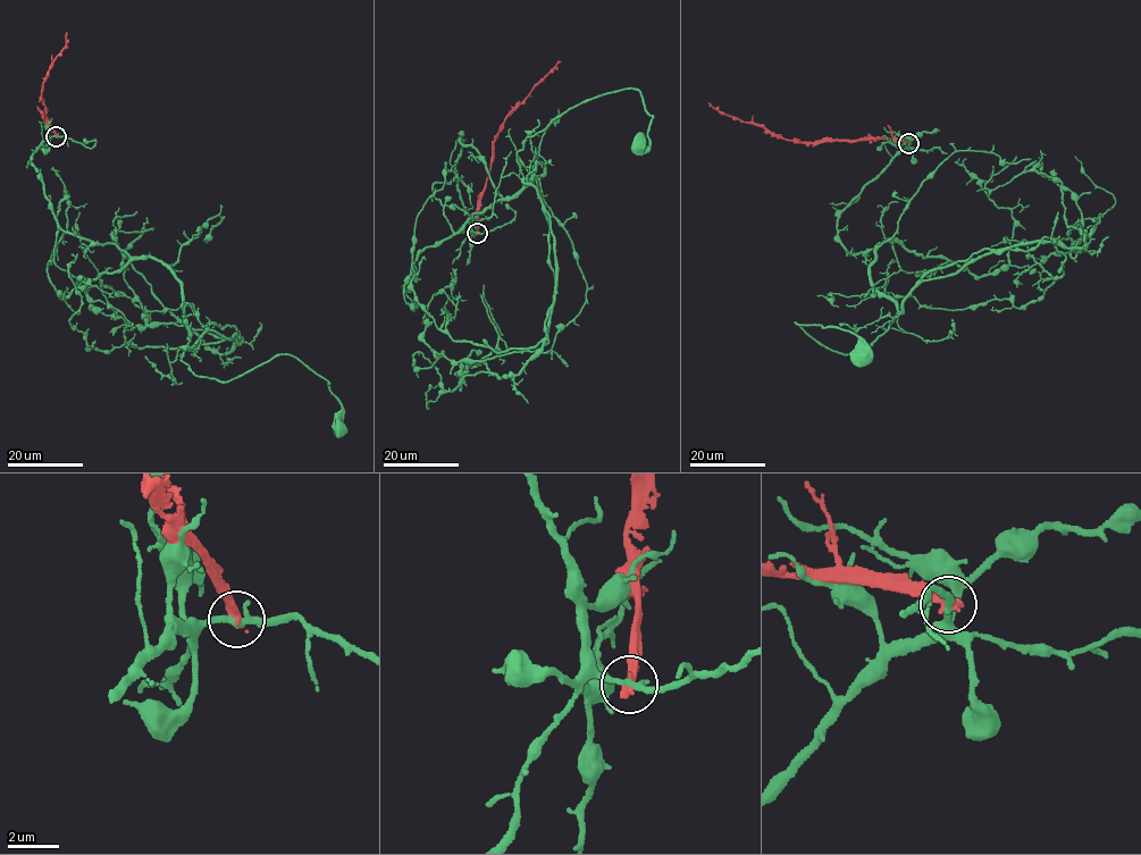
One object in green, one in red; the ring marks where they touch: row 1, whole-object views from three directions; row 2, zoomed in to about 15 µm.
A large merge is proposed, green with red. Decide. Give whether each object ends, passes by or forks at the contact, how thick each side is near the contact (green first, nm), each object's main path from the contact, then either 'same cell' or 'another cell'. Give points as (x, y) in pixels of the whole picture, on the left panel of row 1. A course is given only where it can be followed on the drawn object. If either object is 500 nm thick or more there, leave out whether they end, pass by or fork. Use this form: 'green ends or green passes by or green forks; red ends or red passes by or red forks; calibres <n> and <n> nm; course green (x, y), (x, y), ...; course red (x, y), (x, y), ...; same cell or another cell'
green passes by; red ends; calibres 240 and 480 nm; course green (56, 135), (31, 159), (50, 209), (170, 269), (191, 370), (228, 382), (288, 353), (328, 382), (338, 428); course red (56, 135), (42, 115), (45, 107), (39, 98), (52, 61), (64, 48), (66, 32); another cell

